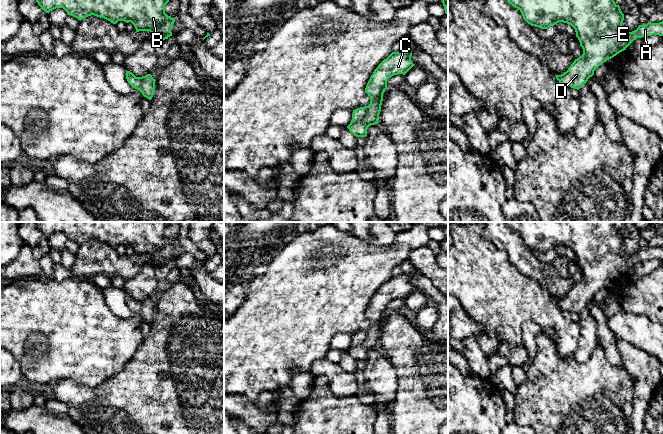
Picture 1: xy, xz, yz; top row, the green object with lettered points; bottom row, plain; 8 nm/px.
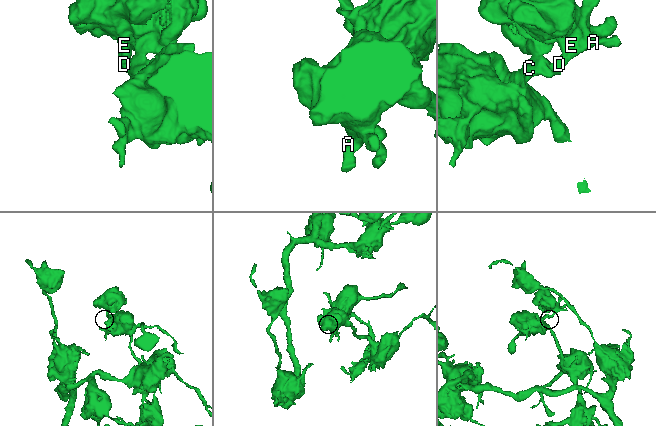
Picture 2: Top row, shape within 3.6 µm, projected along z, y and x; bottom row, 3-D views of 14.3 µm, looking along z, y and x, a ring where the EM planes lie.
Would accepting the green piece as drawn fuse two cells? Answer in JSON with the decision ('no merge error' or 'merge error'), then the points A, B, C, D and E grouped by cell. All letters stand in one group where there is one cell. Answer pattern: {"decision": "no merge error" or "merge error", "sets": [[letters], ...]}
{"decision": "no merge error", "sets": [["A", "B", "C", "D", "E"]]}

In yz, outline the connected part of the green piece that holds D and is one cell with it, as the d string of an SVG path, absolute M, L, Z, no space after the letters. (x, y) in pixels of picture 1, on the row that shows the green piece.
M507 0L509 4L520 10L523 19L531 26L541 29L548 29L559 22L570 24L576 32L576 37L583 49L583 54L574 60L566 72L561 75L555 75L561 86L570 86L579 90L590 77L594 75L594 71L607 60L613 58L626 48L637 38L645 36L659 35L663 36L663 21L659 23L651 23L648 21L646 25L639 25L632 32L627 32L623 26L624 14L620 6L614 0Z

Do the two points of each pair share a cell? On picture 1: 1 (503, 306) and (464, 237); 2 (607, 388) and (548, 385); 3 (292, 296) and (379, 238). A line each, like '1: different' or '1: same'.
1: same
2: same
3: different

